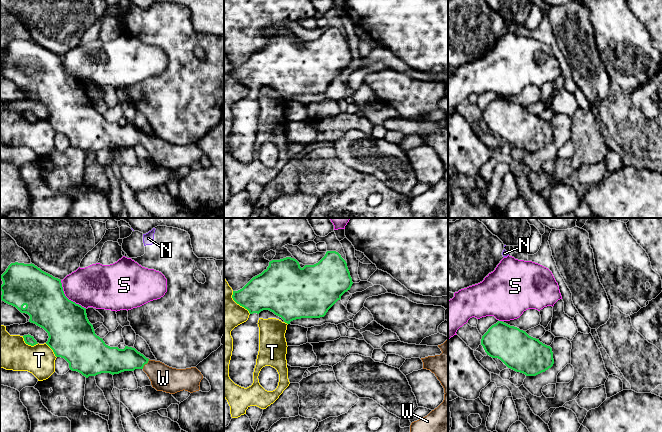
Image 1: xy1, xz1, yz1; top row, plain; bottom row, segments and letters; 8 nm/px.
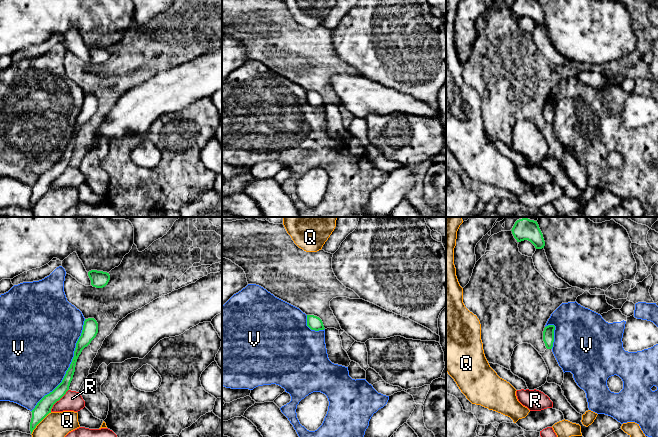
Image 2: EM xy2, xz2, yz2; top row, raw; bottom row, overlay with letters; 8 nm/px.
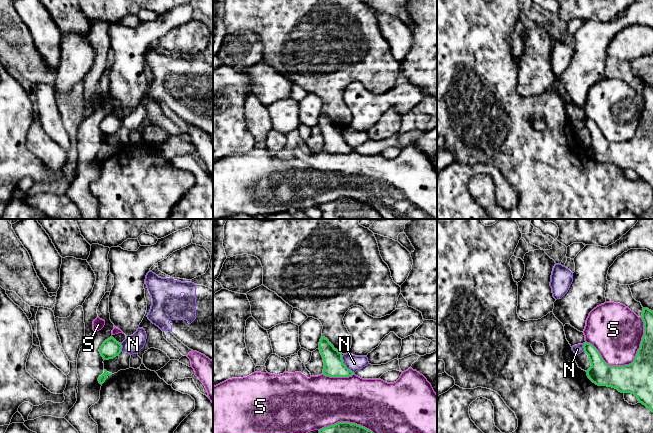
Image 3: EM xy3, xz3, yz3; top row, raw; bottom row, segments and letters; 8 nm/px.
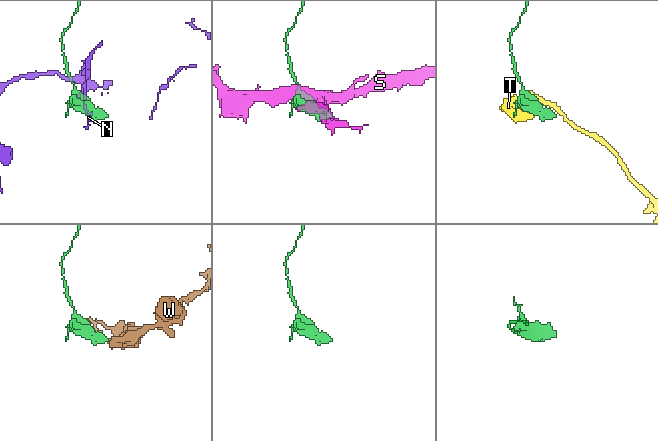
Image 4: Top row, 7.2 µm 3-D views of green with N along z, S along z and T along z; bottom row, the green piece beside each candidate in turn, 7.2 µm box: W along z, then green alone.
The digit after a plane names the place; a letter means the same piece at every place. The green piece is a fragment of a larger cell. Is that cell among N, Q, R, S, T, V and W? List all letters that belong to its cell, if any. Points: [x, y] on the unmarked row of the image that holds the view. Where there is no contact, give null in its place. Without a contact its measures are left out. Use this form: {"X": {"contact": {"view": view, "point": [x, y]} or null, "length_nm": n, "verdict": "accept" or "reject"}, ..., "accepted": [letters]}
{"N": {"contact": {"view": "xz3", "point": [345, 141]}, "length_nm": 170, "verdict": "reject"}, "Q": {"contact": {"view": "xy2", "point": [39, 198]}, "length_nm": 240, "verdict": "reject"}, "R": {"contact": {"view": "xy2", "point": [58, 176]}, "length_nm": 240, "verdict": "reject"}, "S": {"contact": {"view": "yz3", "point": [627, 141]}, "length_nm": 500, "verdict": "reject"}, "T": {"contact": {"view": "xy1", "point": [29, 120]}, "length_nm": 150, "verdict": "reject"}, "V": {"contact": {"view": "xy2", "point": [70, 142]}, "length_nm": 850, "verdict": "reject"}, "W": {"contact": {"view": "xy1", "point": [145, 139]}, "length_nm": 100, "verdict": "accept"}, "accepted": ["W"]}

